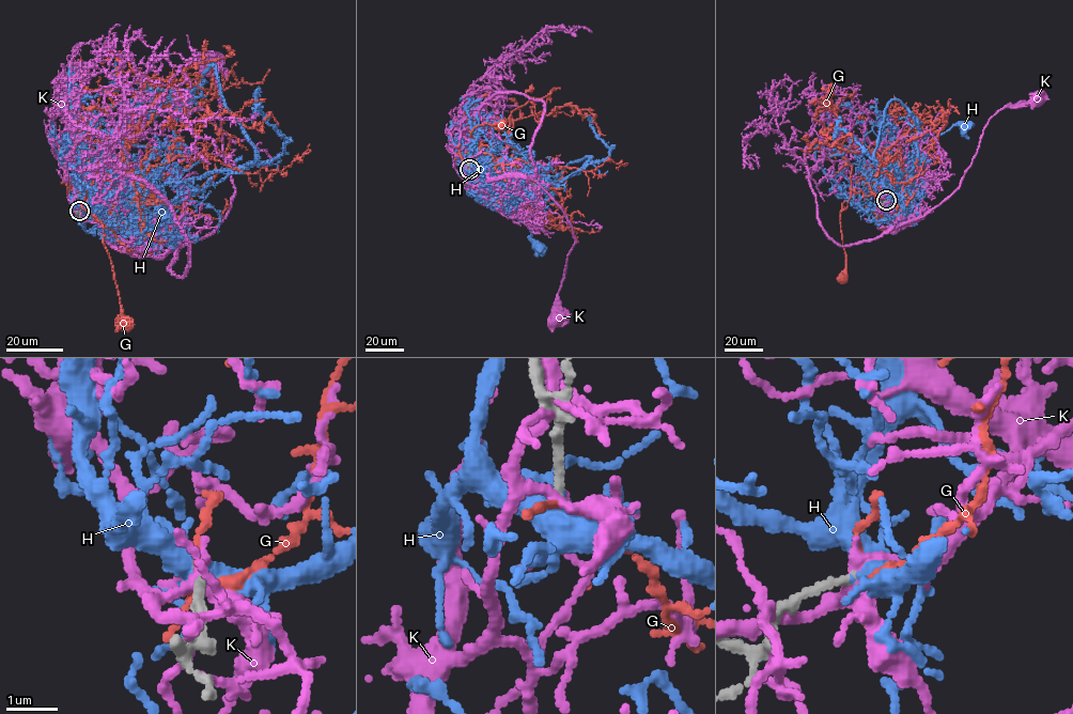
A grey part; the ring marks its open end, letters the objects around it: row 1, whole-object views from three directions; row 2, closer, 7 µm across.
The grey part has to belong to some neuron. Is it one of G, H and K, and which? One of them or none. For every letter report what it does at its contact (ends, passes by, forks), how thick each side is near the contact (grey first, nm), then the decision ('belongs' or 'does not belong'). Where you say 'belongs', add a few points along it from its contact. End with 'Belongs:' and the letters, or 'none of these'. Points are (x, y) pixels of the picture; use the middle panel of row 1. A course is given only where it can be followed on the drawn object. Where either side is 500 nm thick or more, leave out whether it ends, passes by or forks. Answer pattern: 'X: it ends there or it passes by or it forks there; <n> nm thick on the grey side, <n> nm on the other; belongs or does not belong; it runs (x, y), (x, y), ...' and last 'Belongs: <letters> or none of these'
G: it forks there; 140 nm thick on the grey side, 120 nm on the other; does not belong
H: it forks there; 150 nm thick on the grey side, 360 nm on the other; belongs; it runs (469, 169), (492, 190), (513, 191), (522, 197), (498, 189), (477, 195), (490, 206), (521, 219), (537, 247)
K: it forks there; 150 nm thick on the grey side, 200 nm on the other; does not belong
Belongs: H

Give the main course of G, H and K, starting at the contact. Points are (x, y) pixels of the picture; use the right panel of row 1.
G: (886, 200), (891, 191), (874, 154), (875, 150), (883, 154), (859, 181), (841, 210), (845, 257), (841, 277)
H: (886, 200), (907, 189), (915, 158), (906, 153), (907, 145), (964, 126)
K: (886, 200), (892, 196), (902, 203), (893, 231), (922, 217), (960, 187), (989, 120), (1008, 107), (1035, 99)

